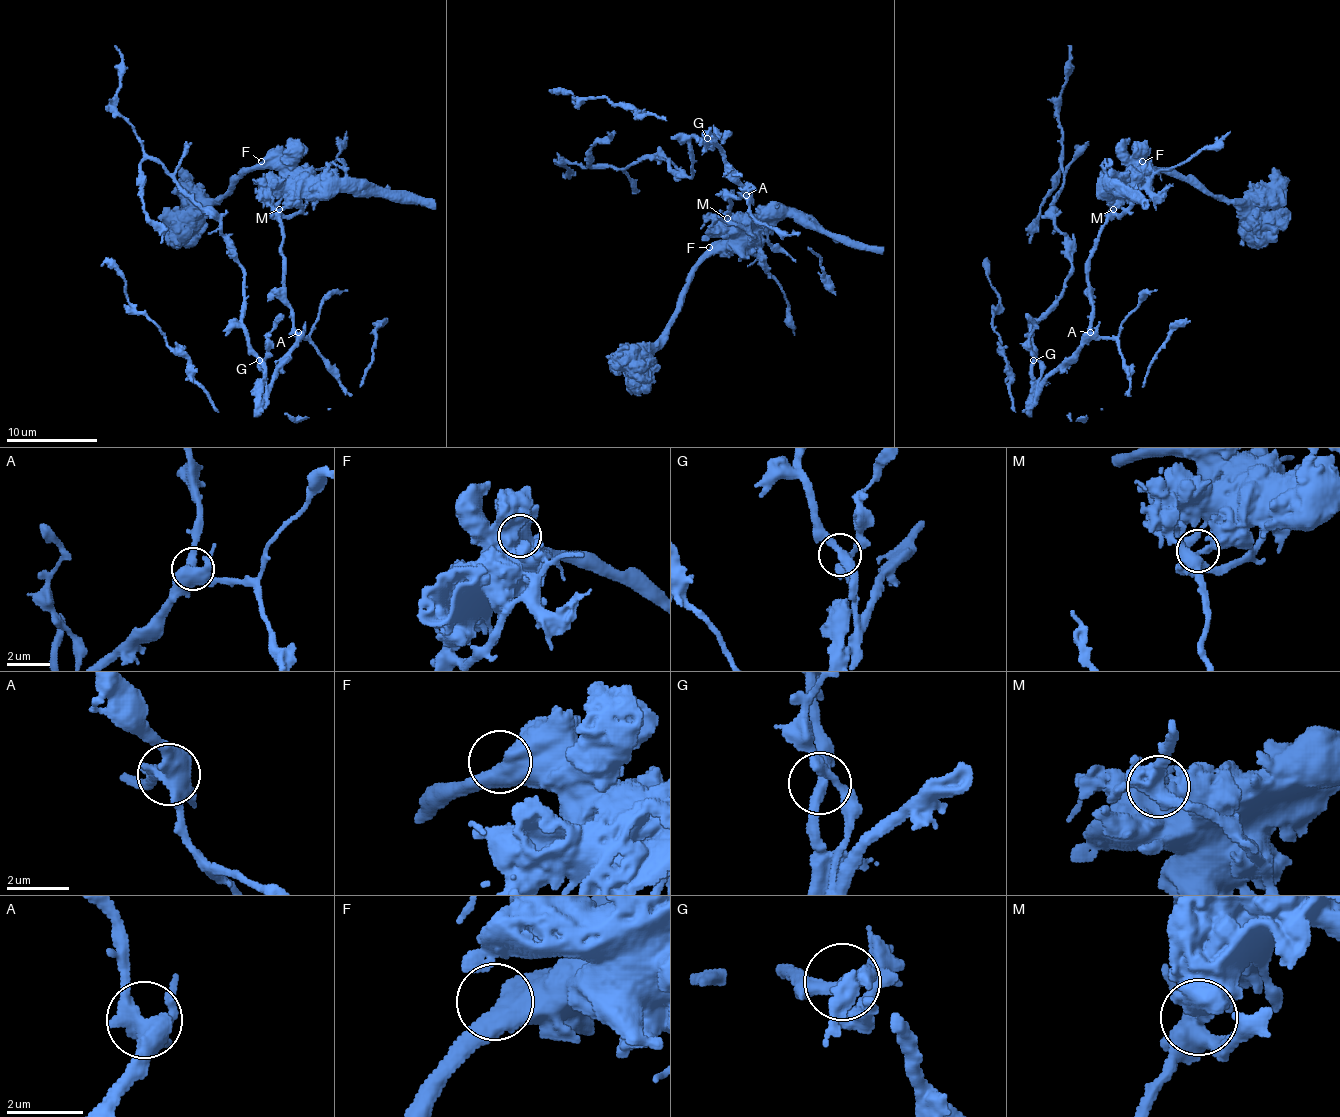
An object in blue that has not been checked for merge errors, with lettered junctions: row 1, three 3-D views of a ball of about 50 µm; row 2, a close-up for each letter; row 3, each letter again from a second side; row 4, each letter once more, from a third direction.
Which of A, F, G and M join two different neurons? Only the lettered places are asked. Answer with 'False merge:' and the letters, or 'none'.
False merge: M

